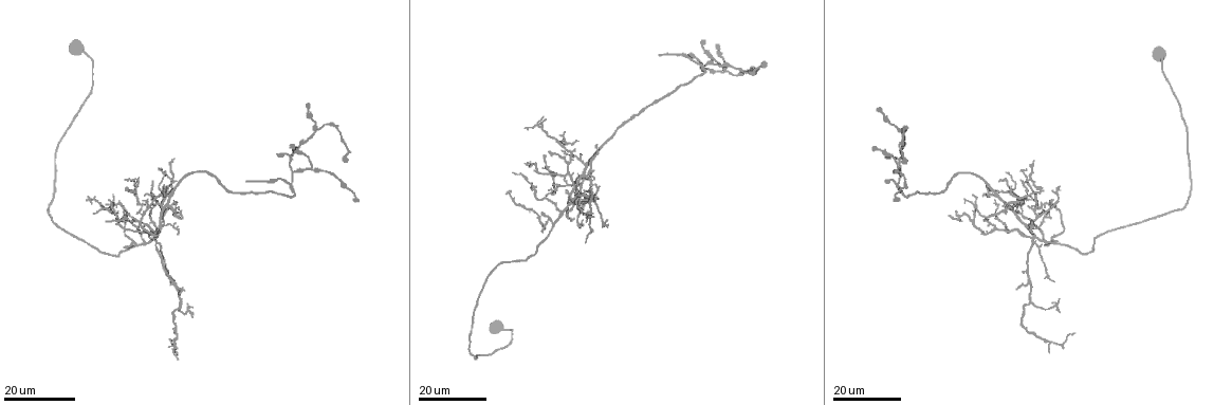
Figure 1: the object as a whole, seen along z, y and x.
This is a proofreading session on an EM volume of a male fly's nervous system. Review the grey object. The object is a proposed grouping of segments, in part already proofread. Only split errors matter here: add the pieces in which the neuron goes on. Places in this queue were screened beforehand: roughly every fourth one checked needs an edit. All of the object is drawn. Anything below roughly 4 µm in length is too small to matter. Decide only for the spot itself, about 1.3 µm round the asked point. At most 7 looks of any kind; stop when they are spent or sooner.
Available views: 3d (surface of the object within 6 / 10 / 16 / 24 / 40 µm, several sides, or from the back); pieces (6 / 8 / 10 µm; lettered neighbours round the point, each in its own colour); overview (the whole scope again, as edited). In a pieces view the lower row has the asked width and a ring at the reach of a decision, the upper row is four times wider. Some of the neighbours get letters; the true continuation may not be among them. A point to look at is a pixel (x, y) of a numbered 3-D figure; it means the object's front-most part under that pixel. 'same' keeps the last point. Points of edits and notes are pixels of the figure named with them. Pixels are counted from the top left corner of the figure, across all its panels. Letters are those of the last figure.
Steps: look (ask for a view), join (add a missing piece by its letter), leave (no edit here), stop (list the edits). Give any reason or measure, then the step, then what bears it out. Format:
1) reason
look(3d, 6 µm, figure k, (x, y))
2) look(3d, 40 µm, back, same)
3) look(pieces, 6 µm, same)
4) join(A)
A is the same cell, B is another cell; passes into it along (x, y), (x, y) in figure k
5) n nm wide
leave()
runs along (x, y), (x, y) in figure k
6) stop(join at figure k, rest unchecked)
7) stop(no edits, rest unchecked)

end of a long branch
look(3d, 16 µm, figure 1, (126, 187))

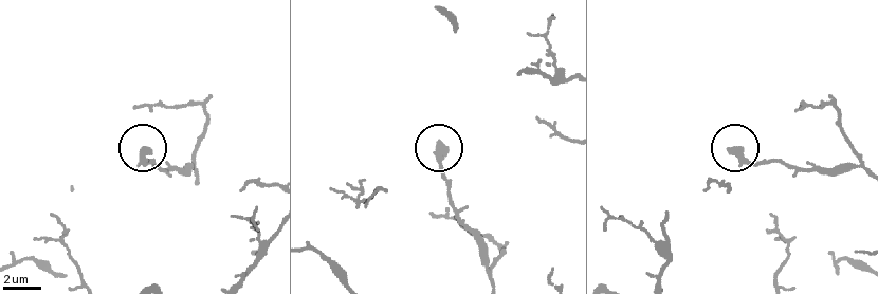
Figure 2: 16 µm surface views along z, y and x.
look(pieces, 8 µm, figure 2, (732, 150))

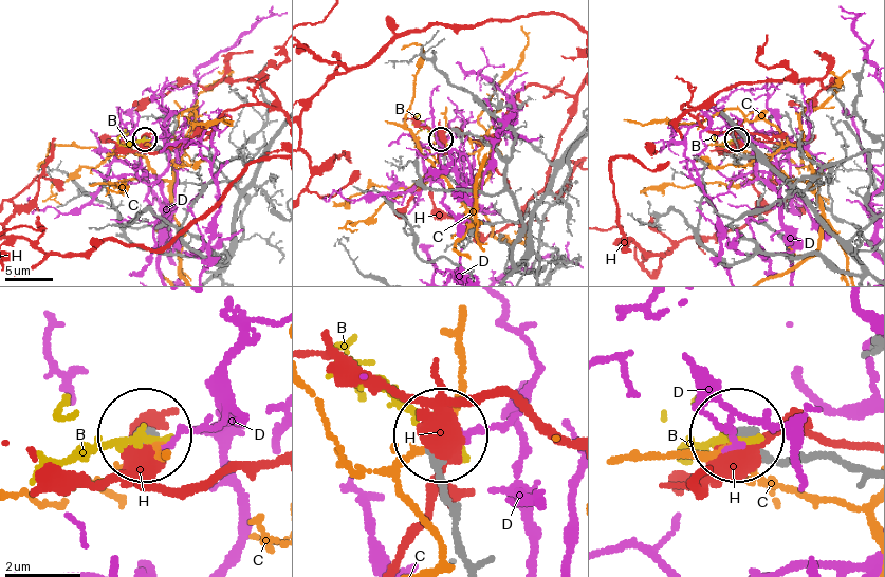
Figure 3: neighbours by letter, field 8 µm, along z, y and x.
leave()
B, C, D and H are other cells; runs along (861, 470), (832, 454), (766, 454), (740, 439) in figure 3; no lettered piece goes on from it

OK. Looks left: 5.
tapers out
look(3d, 16 µm, figure 1, (979, 212))

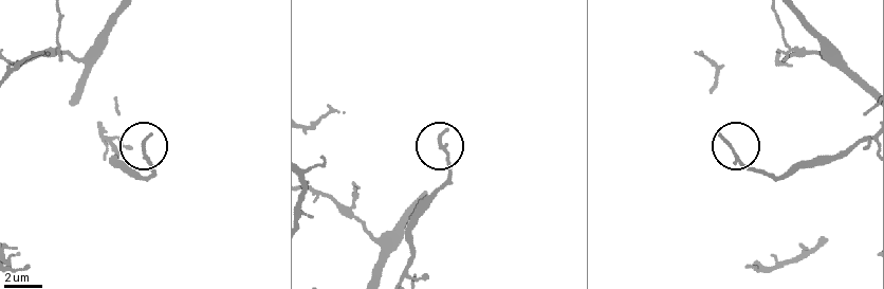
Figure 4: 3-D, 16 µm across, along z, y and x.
look(pieces, 10 µm, figure 4, (443, 134))

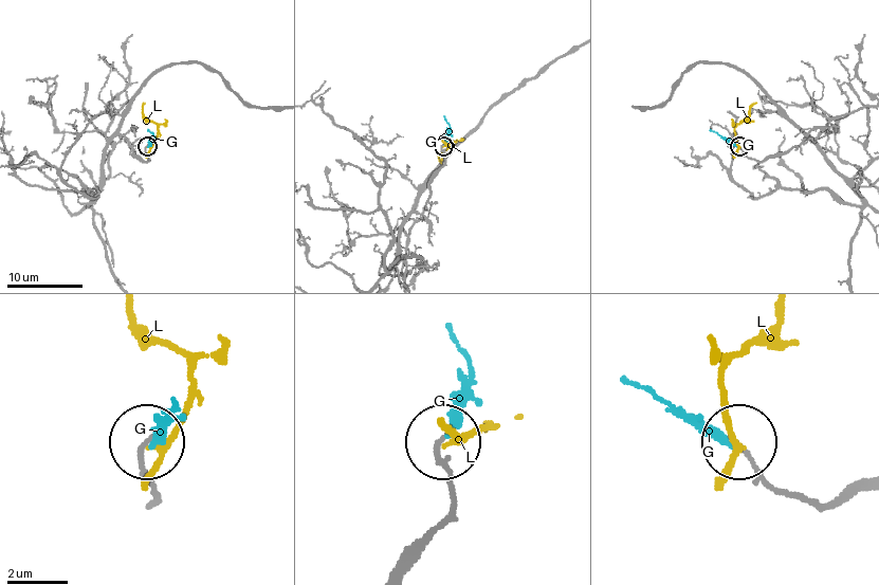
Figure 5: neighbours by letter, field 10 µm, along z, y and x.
leave()
G and L are other cells; none of them fits

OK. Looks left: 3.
branch stops here
look(3d, 16 µm, figure 1, (1033, 234))

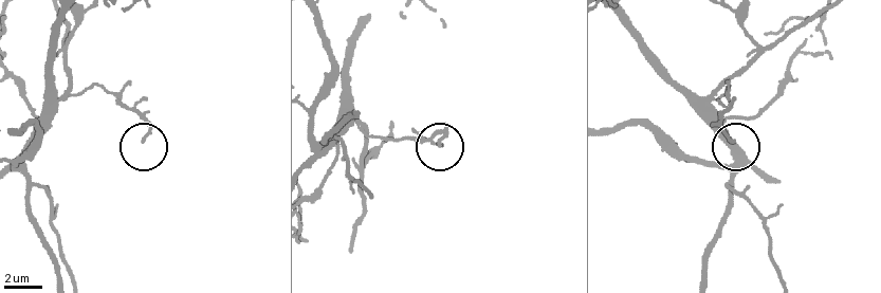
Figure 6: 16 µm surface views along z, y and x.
look(pieces, 8 µm, figure 6, (437, 144))

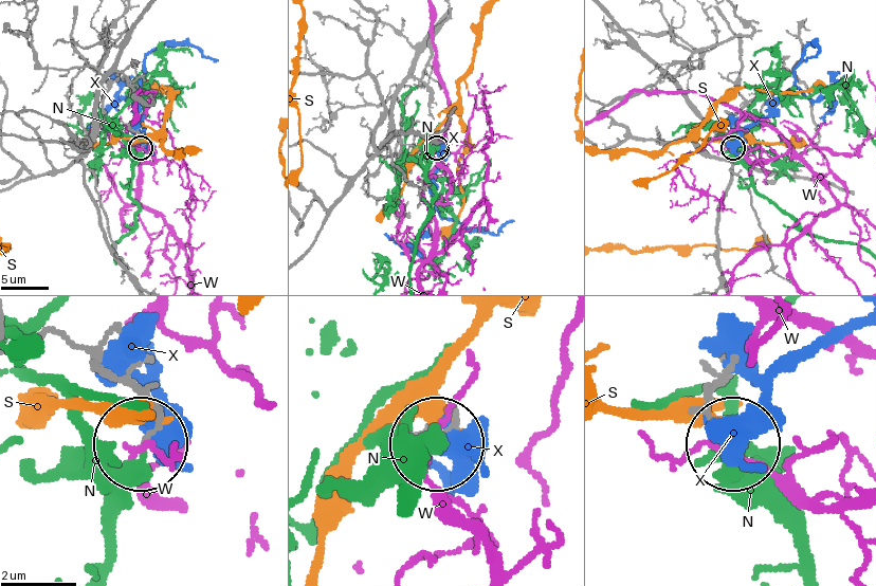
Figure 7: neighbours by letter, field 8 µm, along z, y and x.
leave()
N, S, W and X are other cells; none of them fits

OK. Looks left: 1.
stop(no edits, rest unchecked)

